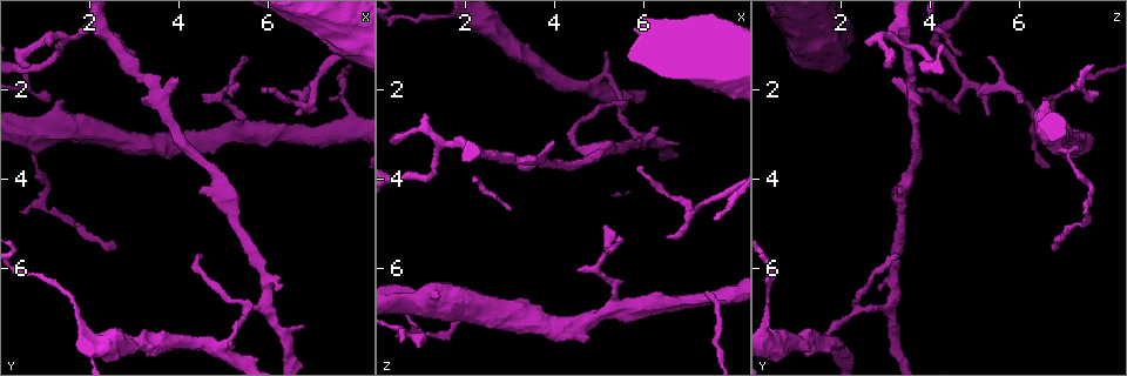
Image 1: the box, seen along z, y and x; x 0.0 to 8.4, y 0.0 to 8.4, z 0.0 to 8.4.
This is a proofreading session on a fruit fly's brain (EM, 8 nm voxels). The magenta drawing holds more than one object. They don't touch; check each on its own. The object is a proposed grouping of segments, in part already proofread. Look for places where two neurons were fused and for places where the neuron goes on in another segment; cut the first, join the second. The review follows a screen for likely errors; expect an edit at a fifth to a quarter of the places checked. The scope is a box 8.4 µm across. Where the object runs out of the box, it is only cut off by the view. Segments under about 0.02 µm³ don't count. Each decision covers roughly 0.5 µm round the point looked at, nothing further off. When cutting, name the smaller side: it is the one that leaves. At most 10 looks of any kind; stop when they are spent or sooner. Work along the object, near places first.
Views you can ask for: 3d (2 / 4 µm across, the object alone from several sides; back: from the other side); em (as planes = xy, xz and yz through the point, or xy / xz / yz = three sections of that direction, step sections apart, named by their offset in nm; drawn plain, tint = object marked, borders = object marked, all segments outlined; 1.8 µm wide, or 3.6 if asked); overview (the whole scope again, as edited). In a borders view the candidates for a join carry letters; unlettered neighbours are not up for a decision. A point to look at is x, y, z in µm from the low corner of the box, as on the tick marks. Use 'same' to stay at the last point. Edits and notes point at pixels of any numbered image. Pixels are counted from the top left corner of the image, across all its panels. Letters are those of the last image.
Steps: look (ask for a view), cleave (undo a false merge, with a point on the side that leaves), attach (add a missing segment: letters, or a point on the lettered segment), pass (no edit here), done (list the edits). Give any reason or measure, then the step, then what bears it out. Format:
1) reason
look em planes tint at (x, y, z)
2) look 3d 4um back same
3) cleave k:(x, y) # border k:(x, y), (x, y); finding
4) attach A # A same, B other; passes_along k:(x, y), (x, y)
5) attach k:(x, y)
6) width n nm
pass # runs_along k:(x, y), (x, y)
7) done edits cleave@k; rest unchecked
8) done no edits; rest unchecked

free end
look em 3.6um xy step 16 borders at (2.60, 5.50, 6.80)

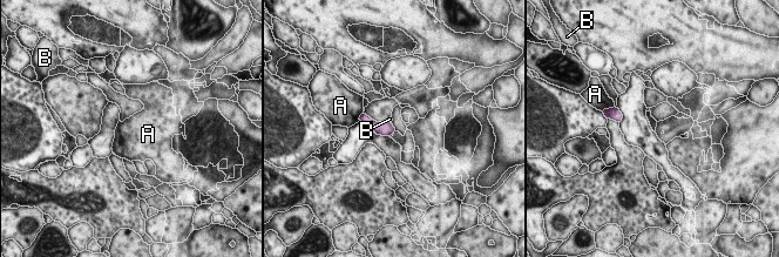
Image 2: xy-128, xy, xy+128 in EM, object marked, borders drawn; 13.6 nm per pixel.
width 200 nm
pass # A other, B other; none of them fits

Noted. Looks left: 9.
branch point
look em planes plain at (1.50, 0.85, 3.25)

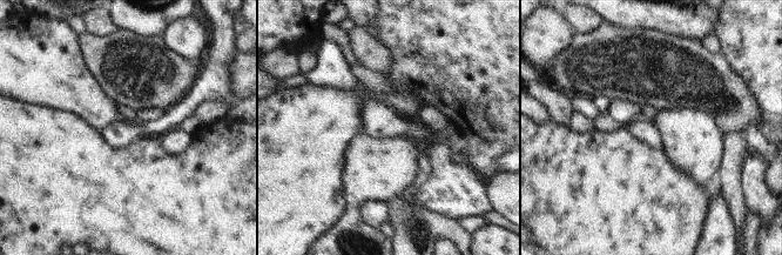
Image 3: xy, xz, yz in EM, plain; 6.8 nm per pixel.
see the neighbours
look em planes borders same

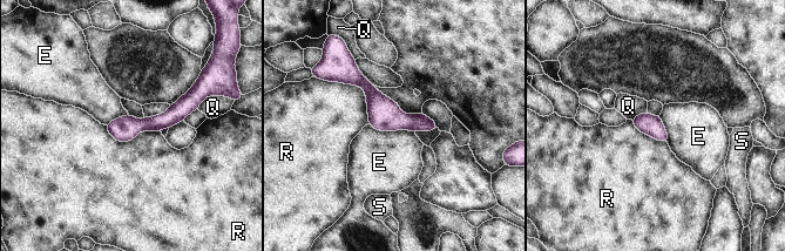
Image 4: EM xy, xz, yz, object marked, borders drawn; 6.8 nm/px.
width 140 nm
pass # E other, Q other, R other, S other; runs_along 4:(350, 70), (399, 121), (433, 126); continuous, no second neuron

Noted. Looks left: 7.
an open end
look 3d 2um at (5.95, 2.05, 3.70)

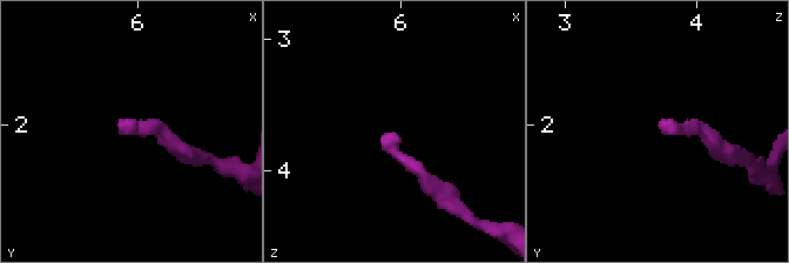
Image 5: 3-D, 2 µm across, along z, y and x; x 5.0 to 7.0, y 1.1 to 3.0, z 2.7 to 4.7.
shape alone is not enough
look em xz step 16 borders at (5.98, 2.04, 3.74)

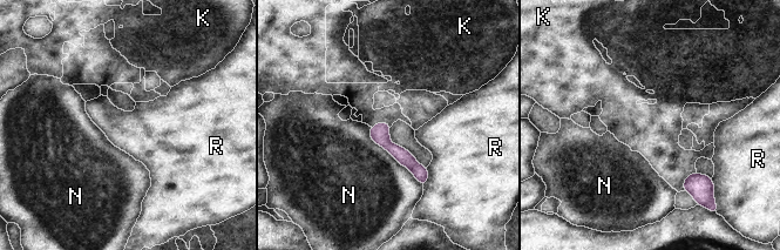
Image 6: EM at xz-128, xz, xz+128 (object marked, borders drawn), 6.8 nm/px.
look em planes borders same

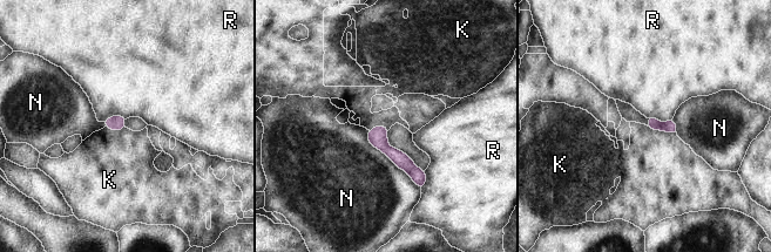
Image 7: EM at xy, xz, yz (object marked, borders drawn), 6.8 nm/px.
width 80 nm
pass # K other, N other, R other; border 7:(646, 126), (676, 134); none of them fits

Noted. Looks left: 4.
three arms meet
look em planes tint at (4.90, 7.70, 1.90)

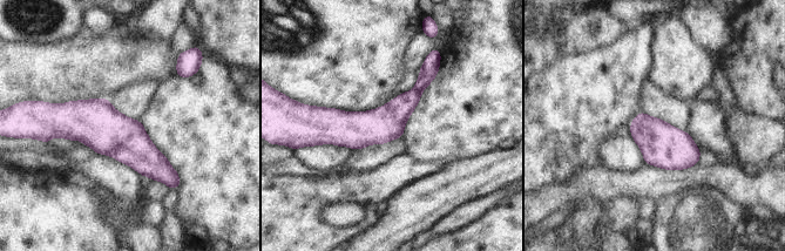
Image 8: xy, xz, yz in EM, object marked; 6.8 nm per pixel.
look em planes borders same

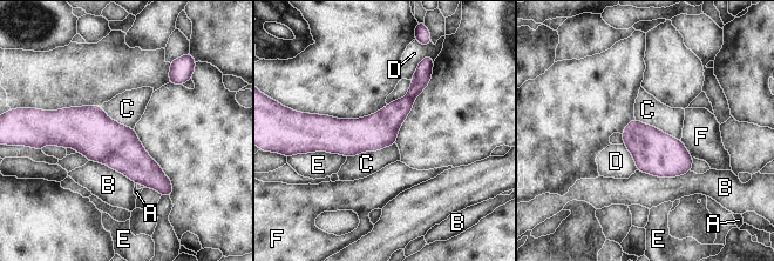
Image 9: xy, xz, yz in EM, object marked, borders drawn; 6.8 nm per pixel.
cleave 9:(386, 122) # A other, B other, C other, D other, E other, F other; part_leaving 9:(52, 126), (88, 129), (168, 185); a second neuron is stuck on

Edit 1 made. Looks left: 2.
done edits cleave@9; rest unchecked

